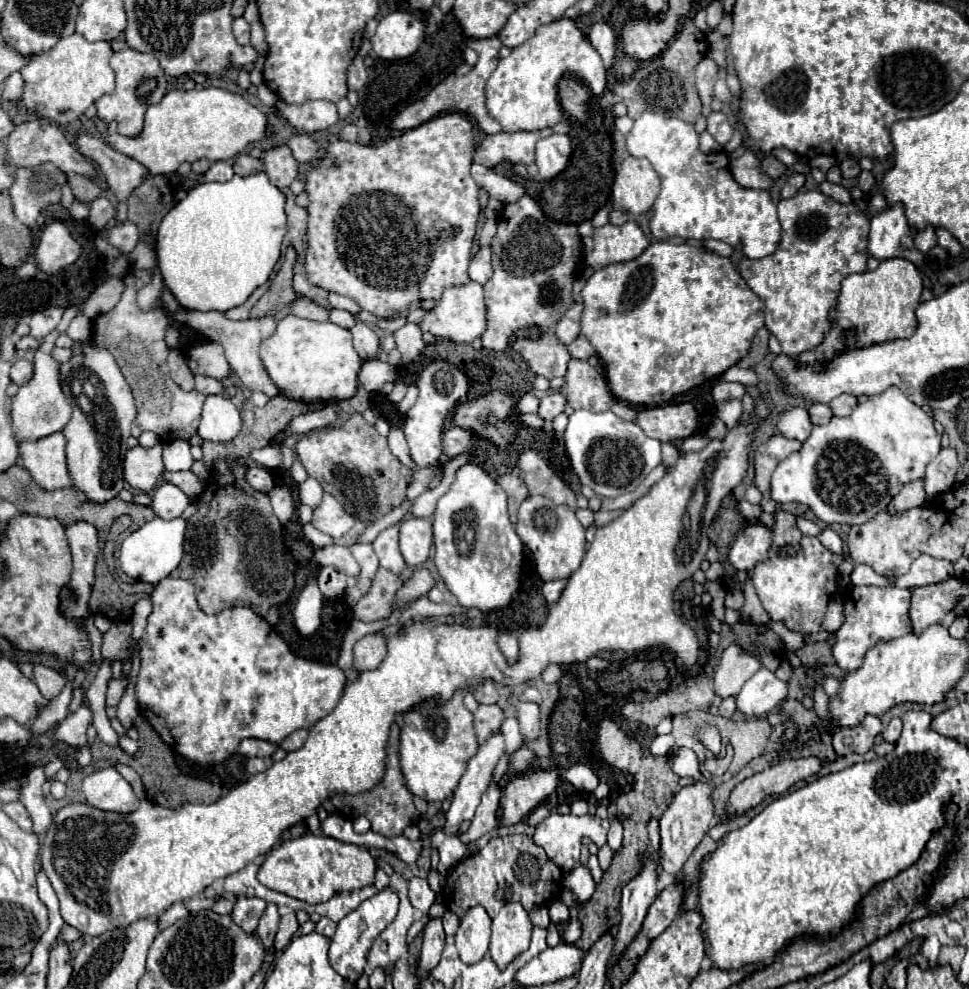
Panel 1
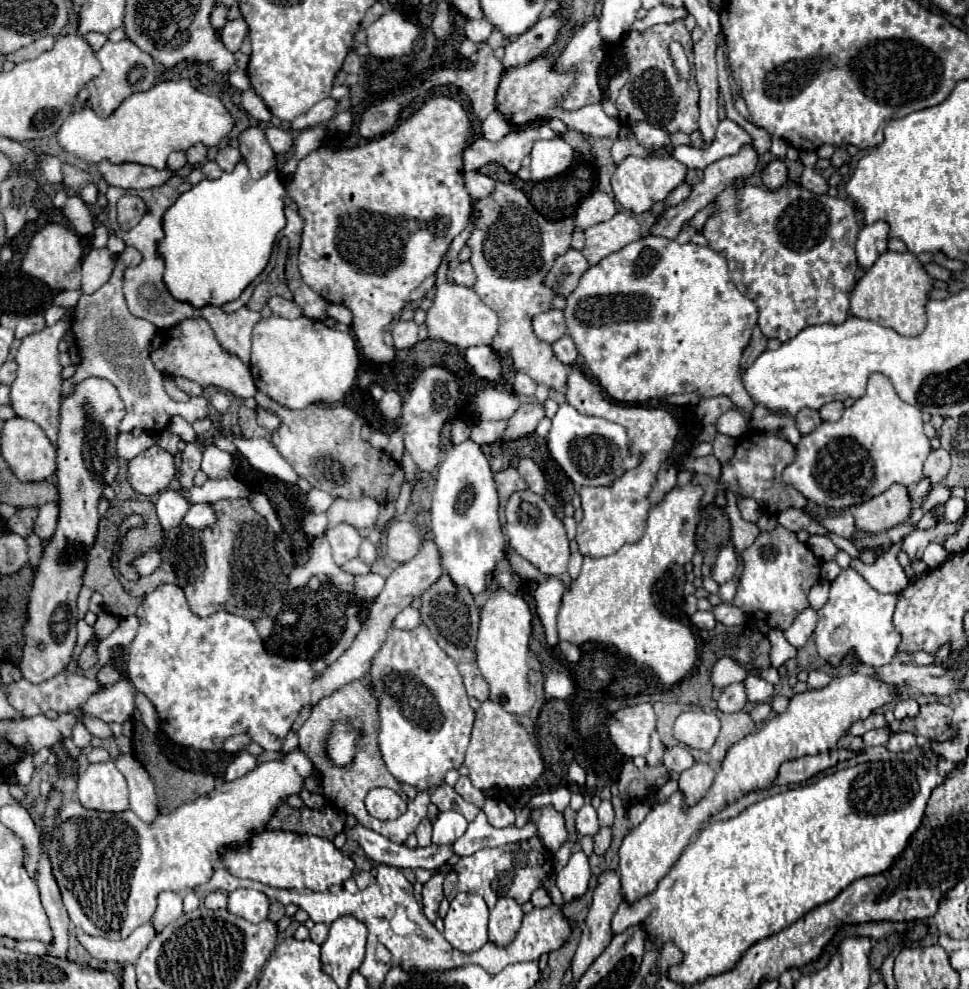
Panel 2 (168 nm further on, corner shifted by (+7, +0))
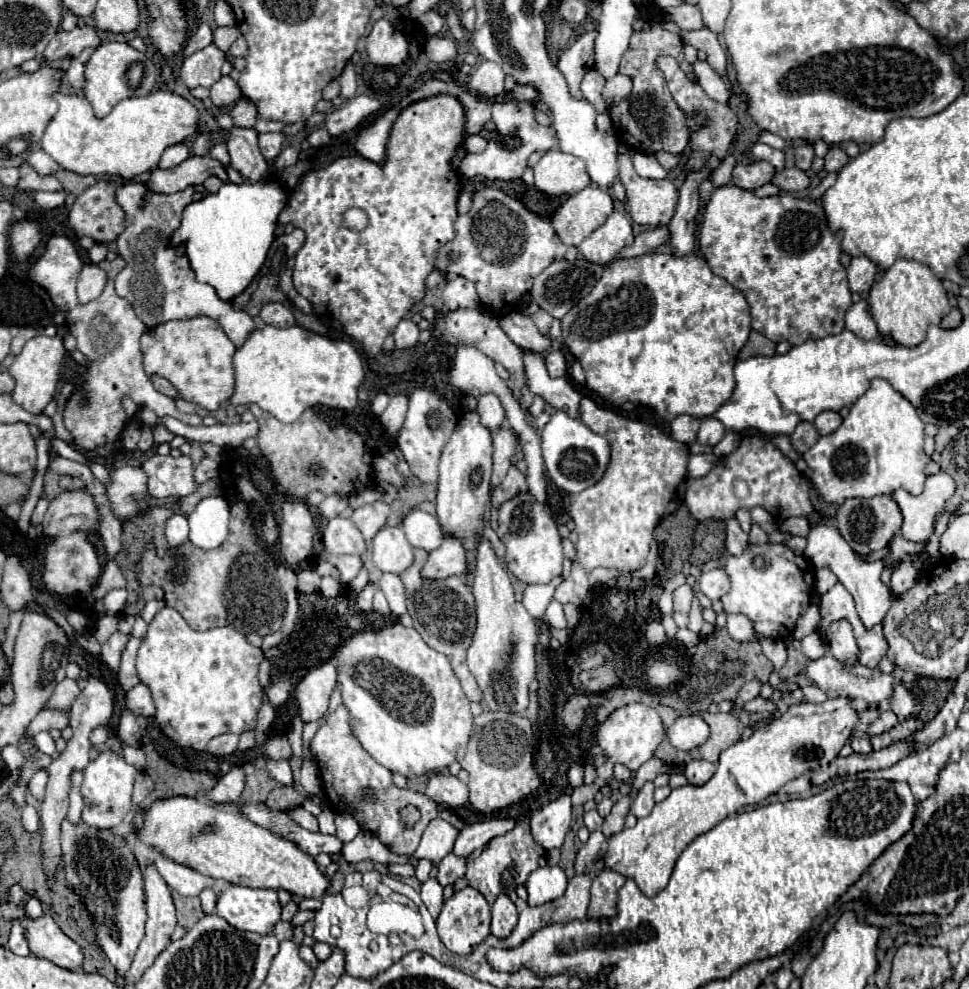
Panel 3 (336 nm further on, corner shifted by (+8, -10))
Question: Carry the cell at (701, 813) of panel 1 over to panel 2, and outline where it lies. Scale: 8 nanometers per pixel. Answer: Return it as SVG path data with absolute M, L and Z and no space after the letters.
M696 762L692 768L684 770L678 776L680 792L684 792L684 800L688 806L696 804L708 792L714 776L716 776L716 770L710 764L702 764L702 762Z

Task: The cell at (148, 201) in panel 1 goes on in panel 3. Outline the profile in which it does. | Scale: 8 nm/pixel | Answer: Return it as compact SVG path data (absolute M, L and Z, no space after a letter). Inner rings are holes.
M125 184L117 188L115 200L125 212L125 230L117 236L117 250L127 260L127 266L115 278L115 292L133 306L137 318L147 328L169 320L207 316L217 320L229 340L241 348L255 330L253 318L247 312L235 312L231 302L221 300L209 284L197 282L183 248L169 248L169 238L179 228L179 218L193 200L193 192L193 188L185 188L175 194L151 194L145 184ZM141 234L145 234L145 240Z

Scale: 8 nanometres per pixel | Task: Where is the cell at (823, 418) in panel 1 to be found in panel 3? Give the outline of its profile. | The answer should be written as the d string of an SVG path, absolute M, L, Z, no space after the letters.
M799 422L795 432L791 434L791 444L799 454L807 452L817 440L819 440L819 434L811 422Z

